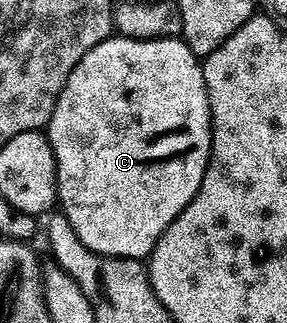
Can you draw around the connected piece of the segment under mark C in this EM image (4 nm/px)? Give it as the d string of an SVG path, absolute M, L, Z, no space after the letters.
M111 36L107 40L103 40L95 48L91 48L91 52L87 52L87 56L83 56L79 60L79 64L75 64L75 68L71 72L71 76L67 76L67 84L63 84L63 92L59 92L59 100L55 104L55 112L51 116L47 127L47 137L53 155L55 156L55 164L57 165L57 200L60 209L67 216L67 220L71 224L71 228L75 228L75 236L79 236L79 240L83 240L83 244L87 244L87 248L91 248L100 254L110 254L116 258L140 258L148 259L149 253L155 248L155 244L159 240L162 232L169 227L171 220L175 220L179 216L179 212L183 212L183 208L187 208L187 204L191 204L191 200L195 196L195 192L199 192L199 184L203 180L203 172L209 163L209 149L213 143L213 129L209 123L209 101L207 100L207 88L203 80L203 72L201 71L201 62L198 55L191 52L191 48L181 38L152 38L151 40L135 40L134 38L123 38L120 36Z

